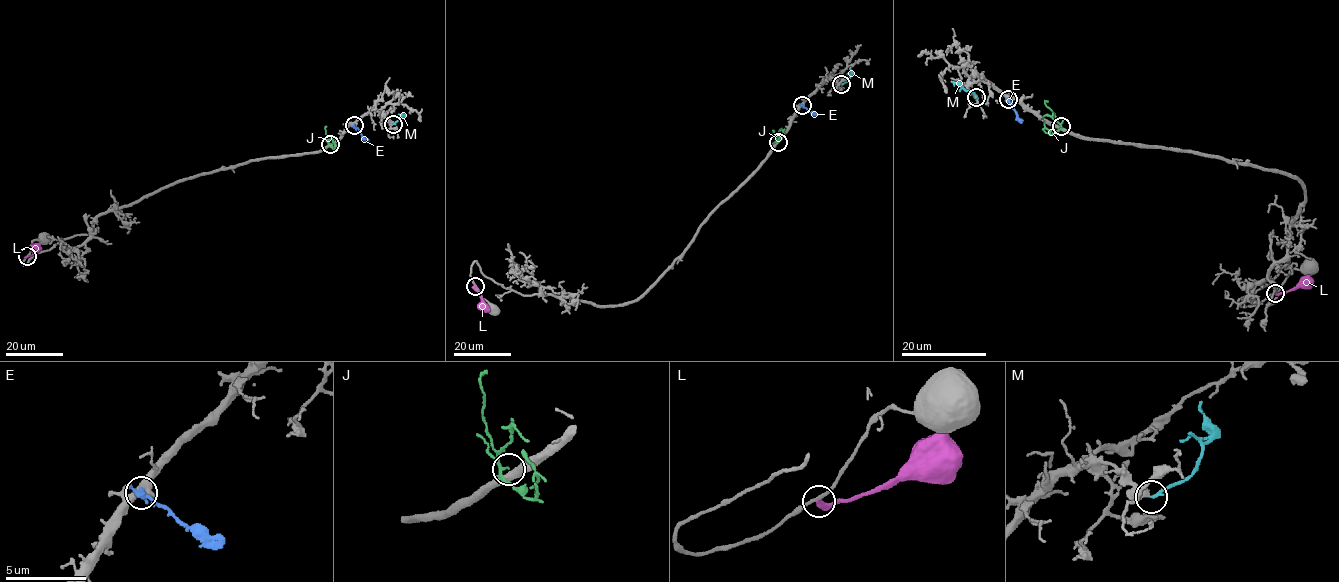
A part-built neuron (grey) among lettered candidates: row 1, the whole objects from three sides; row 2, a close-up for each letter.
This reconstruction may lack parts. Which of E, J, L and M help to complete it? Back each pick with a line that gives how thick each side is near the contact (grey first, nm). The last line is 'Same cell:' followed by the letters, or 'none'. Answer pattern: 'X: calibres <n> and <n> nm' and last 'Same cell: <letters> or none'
M: calibres 400 and 200 nm
Same cell: M

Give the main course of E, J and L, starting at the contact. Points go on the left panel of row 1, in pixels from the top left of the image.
E: (354, 125), (368, 141)
J: (330, 144), (325, 127)
L: (27, 256), (40, 248)

